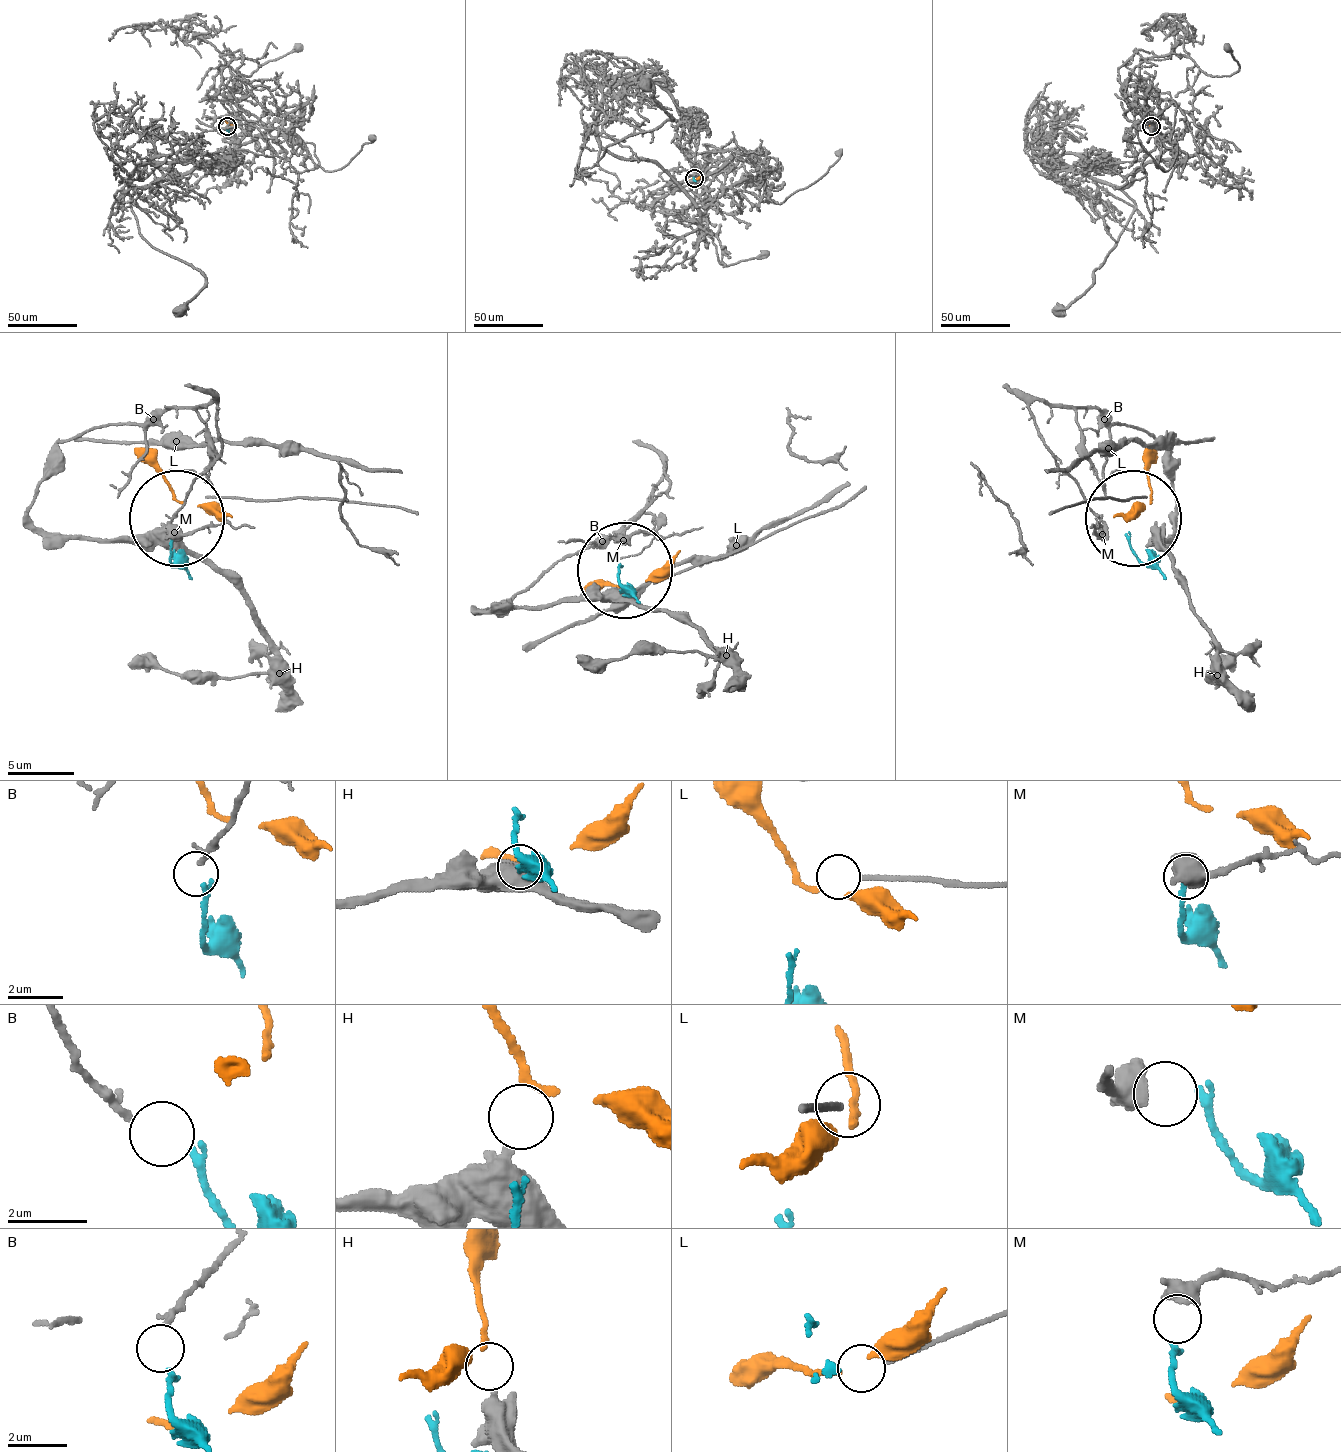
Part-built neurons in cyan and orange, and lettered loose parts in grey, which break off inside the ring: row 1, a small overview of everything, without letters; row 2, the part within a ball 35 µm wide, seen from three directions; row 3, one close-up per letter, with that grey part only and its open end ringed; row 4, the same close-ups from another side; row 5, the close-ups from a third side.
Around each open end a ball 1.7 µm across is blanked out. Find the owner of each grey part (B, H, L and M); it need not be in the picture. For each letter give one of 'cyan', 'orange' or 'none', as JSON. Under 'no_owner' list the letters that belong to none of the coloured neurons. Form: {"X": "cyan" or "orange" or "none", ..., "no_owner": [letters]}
{"B": "cyan", "H": "orange", "L": "none", "M": "none", "no_owner": ["L", "M"]}

